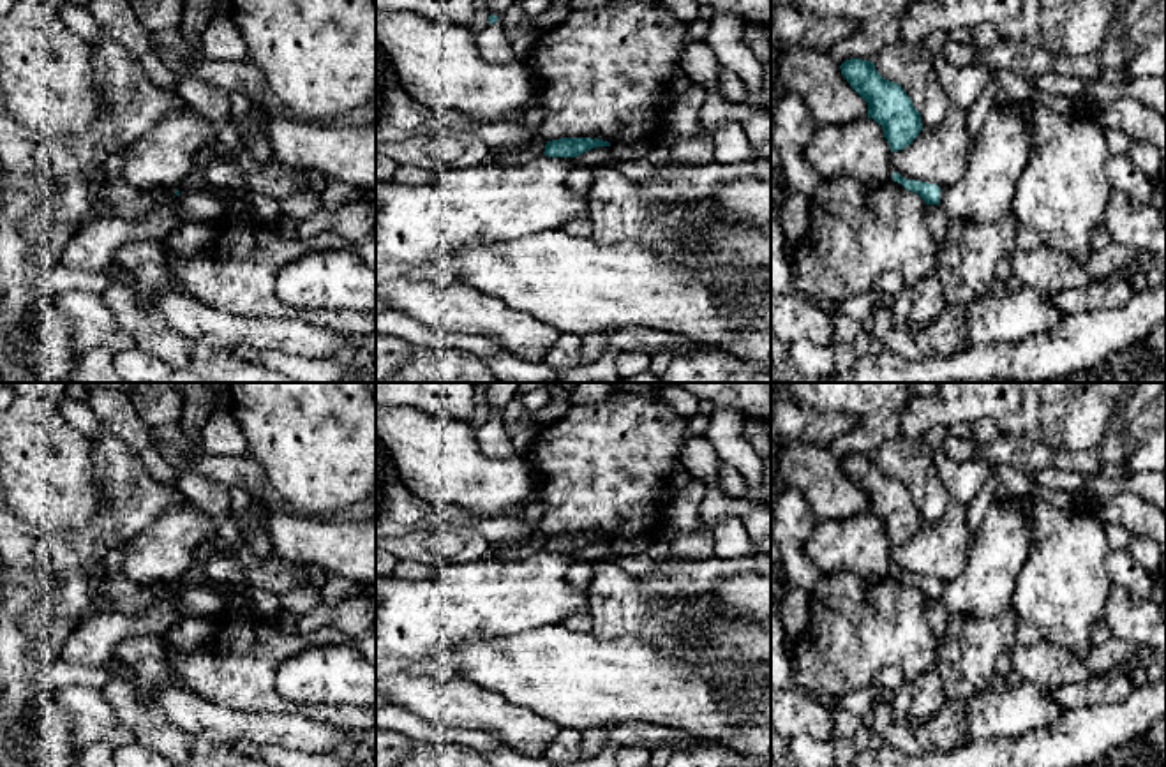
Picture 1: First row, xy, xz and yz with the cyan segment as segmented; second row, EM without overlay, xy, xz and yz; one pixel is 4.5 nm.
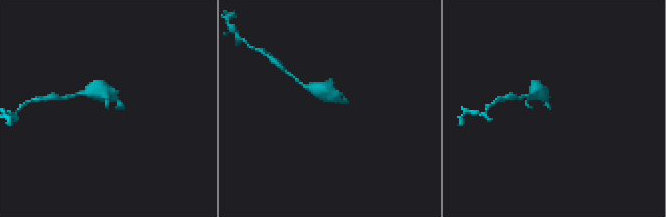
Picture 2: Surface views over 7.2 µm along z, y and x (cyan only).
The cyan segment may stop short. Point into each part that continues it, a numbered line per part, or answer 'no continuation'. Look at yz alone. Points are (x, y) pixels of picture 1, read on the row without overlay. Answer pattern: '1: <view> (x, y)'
no continuation

